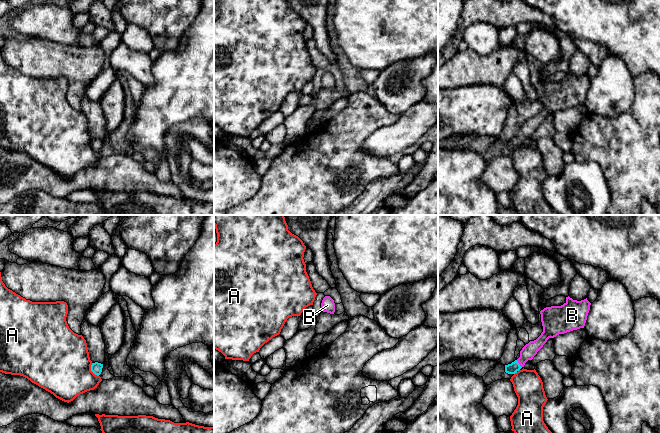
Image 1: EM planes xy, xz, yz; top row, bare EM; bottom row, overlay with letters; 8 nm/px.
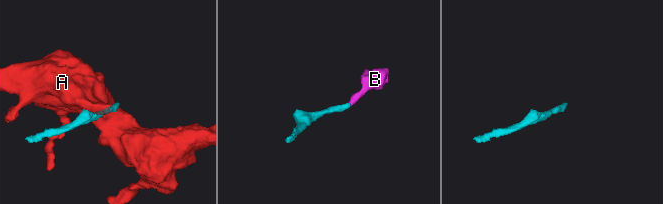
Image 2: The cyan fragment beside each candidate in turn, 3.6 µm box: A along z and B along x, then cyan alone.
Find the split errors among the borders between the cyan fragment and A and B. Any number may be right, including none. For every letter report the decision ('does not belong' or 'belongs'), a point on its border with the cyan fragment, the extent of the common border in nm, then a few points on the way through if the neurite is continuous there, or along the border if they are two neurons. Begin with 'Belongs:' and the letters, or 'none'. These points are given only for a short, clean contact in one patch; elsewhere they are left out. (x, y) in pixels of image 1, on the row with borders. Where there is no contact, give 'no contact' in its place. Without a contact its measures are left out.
Belongs: B
A: does not belong | xy (91, 370) | 130 nm
B: belongs | yz (519, 364) | 80 nm | across yz (512, 368), (519, 364), (529, 350)

